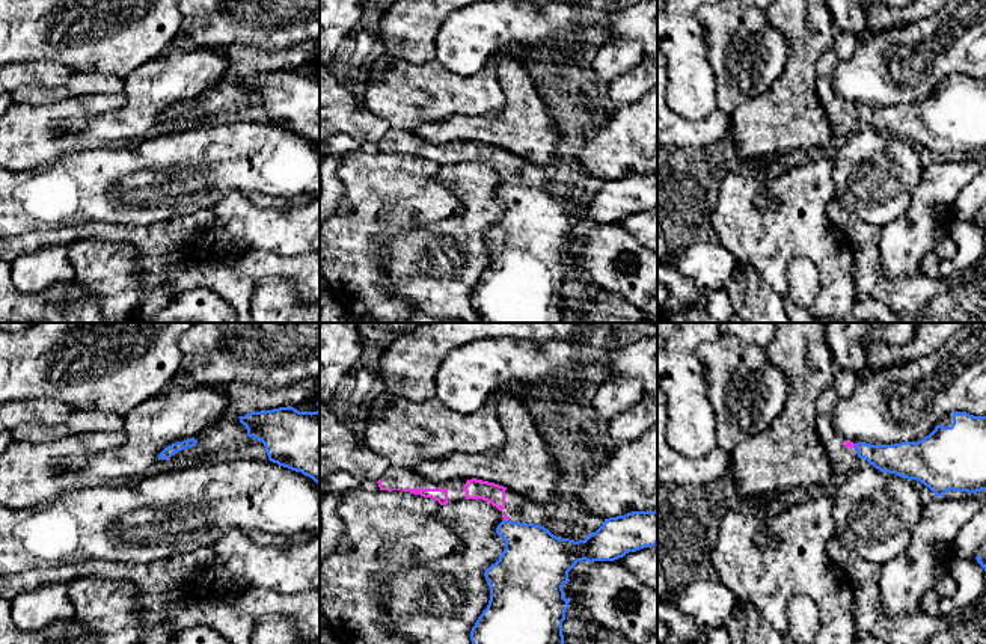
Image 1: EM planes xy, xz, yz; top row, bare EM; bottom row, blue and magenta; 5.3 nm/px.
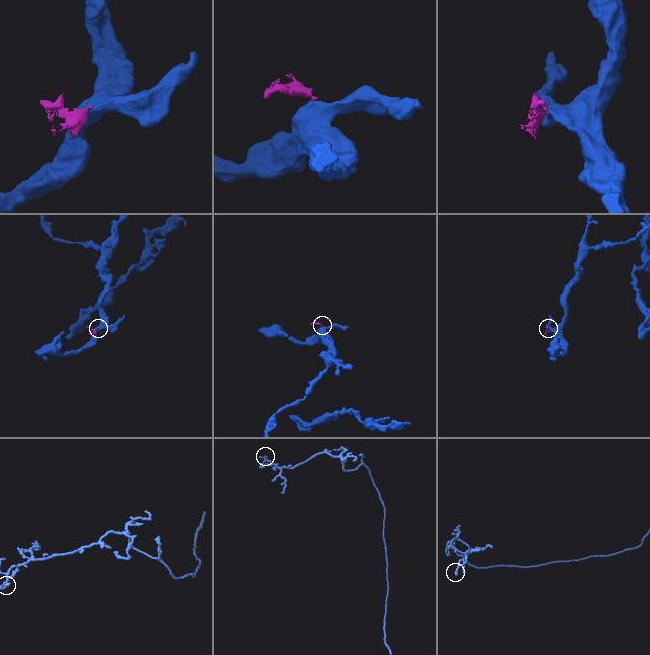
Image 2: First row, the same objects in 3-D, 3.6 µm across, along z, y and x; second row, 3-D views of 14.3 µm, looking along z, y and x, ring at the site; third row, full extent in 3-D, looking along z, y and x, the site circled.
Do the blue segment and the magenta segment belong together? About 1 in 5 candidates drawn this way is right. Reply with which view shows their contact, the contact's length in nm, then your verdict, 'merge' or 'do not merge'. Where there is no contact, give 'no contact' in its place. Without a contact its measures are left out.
xz | 30 nm | do not merge

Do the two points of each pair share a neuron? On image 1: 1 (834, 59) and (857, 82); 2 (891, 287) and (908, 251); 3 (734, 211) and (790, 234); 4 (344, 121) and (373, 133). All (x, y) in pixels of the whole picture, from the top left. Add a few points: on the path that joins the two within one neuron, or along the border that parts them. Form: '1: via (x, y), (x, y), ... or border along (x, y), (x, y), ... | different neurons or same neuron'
1: border along (861, 41), (834, 71), (832, 91), (839, 98) | different neurons
2: border along (878, 248), (881, 270), (885, 276), (917, 276) | different neurons
3: via (748, 217), (777, 220) | same neuron
4: via (352, 121), (359, 122), (365, 128) | same neuron

